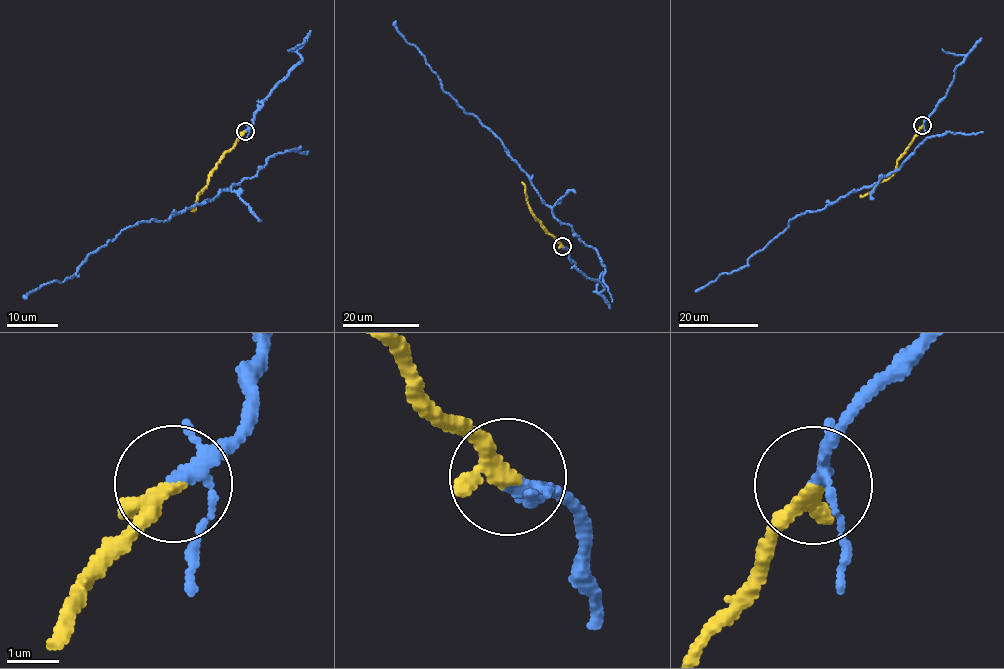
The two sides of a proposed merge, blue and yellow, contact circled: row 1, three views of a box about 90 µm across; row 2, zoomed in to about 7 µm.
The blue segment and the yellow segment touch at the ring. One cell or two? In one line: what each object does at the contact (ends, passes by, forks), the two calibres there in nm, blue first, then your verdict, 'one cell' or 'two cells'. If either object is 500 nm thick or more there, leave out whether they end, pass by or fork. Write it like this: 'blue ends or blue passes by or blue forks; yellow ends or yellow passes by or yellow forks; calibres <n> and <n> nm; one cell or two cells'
blue forks; yellow ends; calibres 170 and 360 nm; one cell

